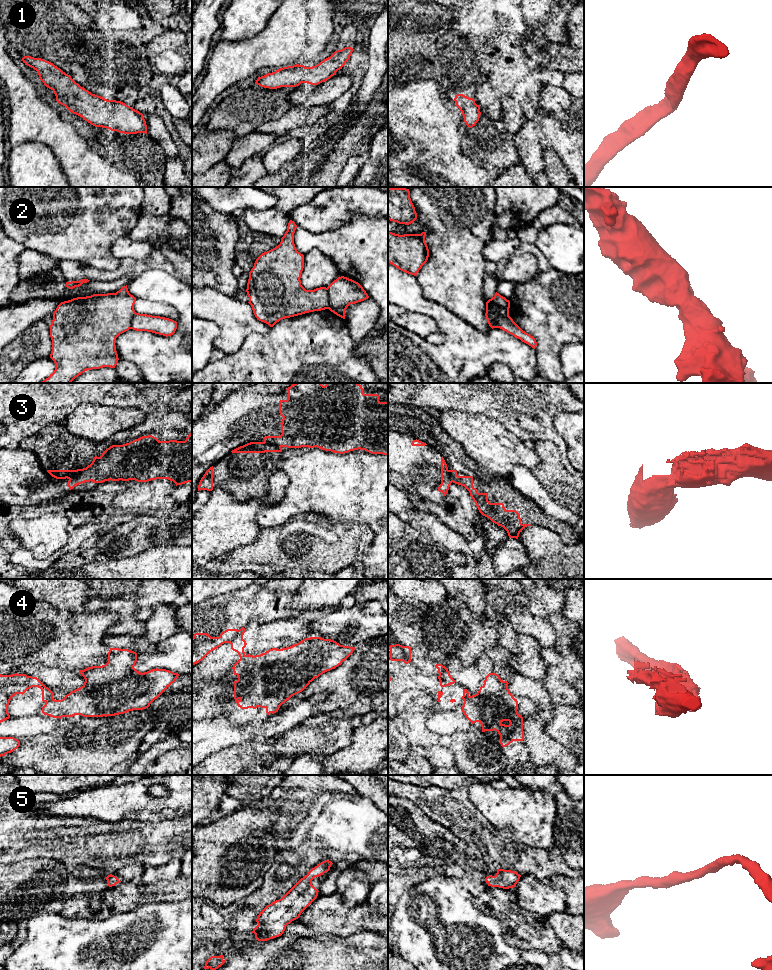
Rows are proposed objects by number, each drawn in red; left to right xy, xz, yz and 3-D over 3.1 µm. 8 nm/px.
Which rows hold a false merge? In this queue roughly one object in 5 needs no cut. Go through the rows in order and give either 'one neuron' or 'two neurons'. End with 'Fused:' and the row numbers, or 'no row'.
1: one neuron
2: two neurons
3: two neurons
4: two neurons
5: one neuron
Fused: 2, 3, 4

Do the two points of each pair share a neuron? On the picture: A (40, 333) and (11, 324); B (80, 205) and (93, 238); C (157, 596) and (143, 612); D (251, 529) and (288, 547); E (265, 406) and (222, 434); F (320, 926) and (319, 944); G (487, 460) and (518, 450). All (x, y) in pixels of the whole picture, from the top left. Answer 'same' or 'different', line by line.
A: different
B: same
C: same
D: different
E: same
F: different
G: same

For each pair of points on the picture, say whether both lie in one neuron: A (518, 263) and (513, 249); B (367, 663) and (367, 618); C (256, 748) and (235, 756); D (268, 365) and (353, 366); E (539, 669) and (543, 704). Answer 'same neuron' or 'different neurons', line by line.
A: different neurons
B: different neurons
C: same neuron
D: same neuron
E: different neurons

